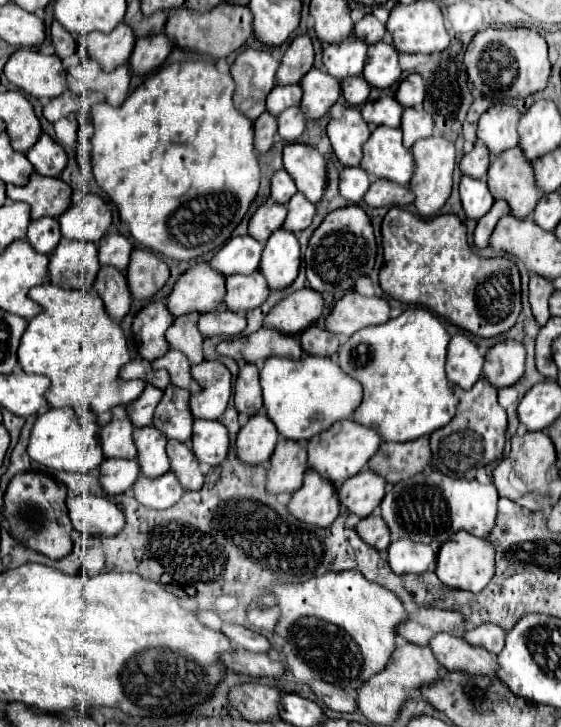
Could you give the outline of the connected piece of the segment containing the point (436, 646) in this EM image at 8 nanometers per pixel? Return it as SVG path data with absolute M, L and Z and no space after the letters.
M436 634L430 640L430 648L446 670L462 670L470 676L496 676L494 670L498 670L498 666L494 666L494 656L482 648L470 646L464 638Z

